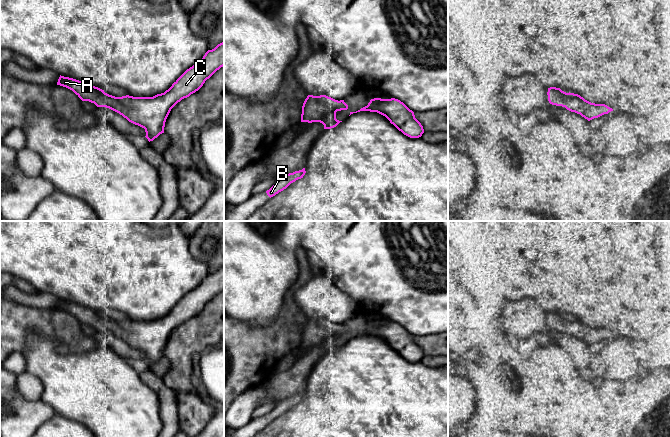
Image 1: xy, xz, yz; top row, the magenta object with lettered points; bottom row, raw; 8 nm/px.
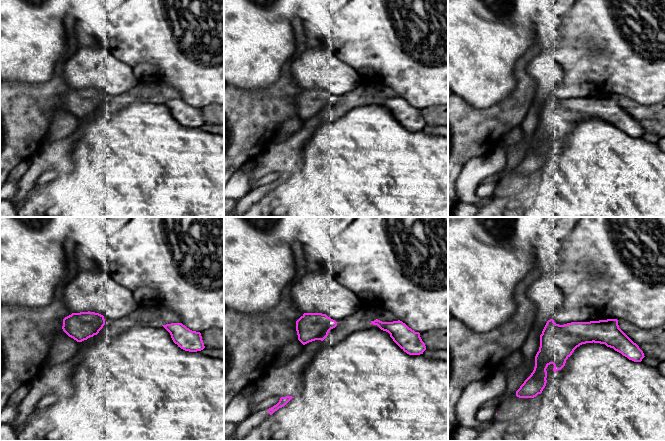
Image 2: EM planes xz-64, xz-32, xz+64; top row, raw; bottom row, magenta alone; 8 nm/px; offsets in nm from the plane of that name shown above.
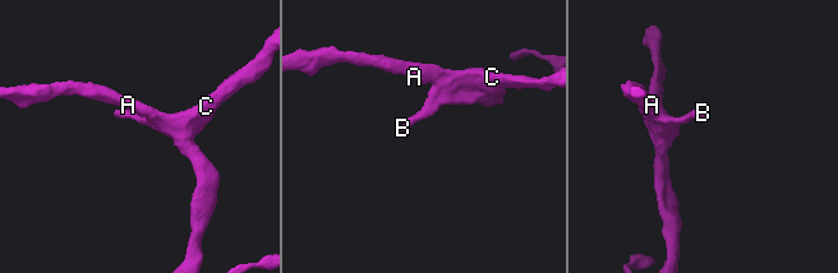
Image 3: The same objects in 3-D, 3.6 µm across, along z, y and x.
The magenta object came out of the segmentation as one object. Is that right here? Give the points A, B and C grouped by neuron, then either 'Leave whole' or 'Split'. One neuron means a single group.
Groups: A B C. Leave whole

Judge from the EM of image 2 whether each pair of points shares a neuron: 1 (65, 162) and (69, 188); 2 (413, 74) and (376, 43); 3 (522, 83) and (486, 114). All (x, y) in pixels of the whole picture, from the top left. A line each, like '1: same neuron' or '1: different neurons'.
1: different neurons
2: same neuron
3: same neuron

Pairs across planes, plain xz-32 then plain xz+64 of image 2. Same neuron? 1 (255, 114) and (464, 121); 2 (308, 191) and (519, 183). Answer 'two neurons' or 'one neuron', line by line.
1: one neuron
2: two neurons

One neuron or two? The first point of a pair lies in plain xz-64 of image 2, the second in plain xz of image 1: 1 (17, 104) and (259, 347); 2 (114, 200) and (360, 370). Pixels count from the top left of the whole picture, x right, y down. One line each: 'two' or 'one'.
1: one
2: one

